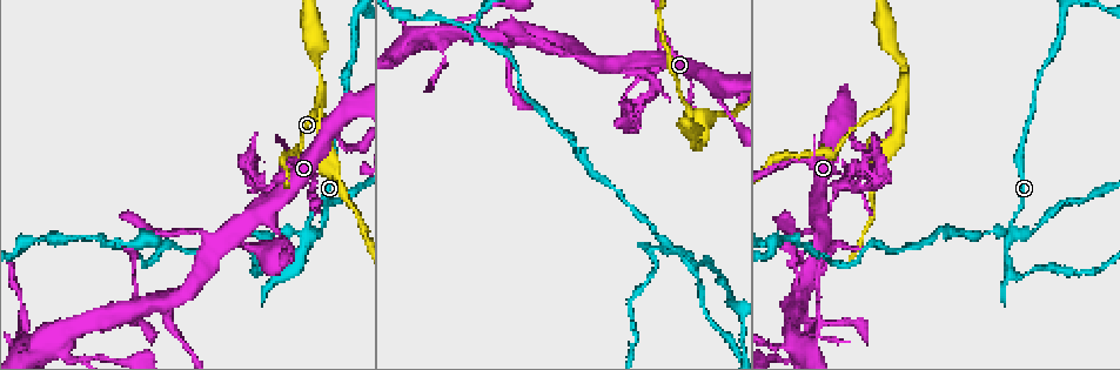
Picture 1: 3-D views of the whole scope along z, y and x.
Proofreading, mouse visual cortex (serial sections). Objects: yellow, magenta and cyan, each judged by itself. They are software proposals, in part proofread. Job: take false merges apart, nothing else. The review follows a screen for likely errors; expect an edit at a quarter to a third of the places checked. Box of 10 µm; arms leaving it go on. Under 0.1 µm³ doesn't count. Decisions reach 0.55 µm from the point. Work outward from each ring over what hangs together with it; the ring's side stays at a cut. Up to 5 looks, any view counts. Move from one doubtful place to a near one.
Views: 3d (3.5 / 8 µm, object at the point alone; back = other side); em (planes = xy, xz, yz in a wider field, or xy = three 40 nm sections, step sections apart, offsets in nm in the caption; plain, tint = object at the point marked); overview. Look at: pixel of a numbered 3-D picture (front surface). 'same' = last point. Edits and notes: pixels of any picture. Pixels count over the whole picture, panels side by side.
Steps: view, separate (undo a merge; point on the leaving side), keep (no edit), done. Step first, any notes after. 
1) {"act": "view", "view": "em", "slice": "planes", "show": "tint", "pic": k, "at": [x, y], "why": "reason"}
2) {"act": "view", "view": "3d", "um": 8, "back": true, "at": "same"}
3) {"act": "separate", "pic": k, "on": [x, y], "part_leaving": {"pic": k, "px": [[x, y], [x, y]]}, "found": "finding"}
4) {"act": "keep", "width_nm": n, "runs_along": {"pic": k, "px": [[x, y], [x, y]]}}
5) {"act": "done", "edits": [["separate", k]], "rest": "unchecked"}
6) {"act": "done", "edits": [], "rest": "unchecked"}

{"act": "view", "view": "3d", "um": 3.5, "pic": 1, "at": [275, 199], "why": "three arms meet"}

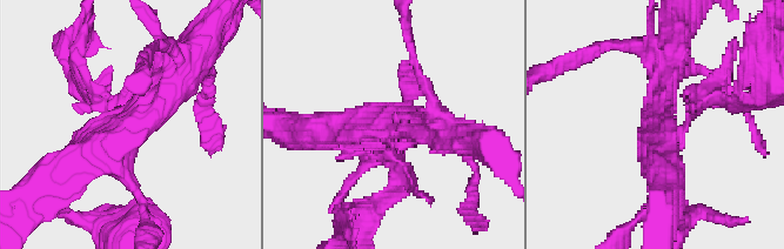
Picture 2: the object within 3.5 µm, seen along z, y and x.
{"act": "view", "view": "em", "slice": "xy", "step": 5, "show": "tint", "pic": 2, "at": [658, 123], "why": "need the tissue"}

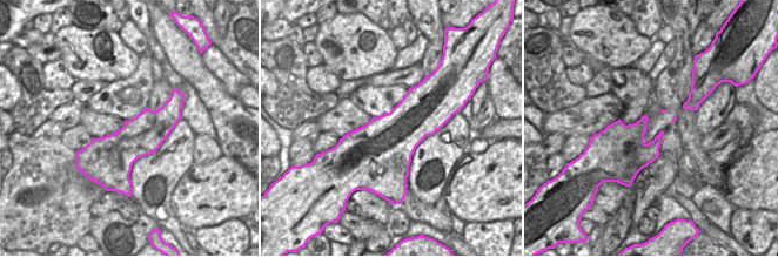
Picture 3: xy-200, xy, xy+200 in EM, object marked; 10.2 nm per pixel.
{"act": "keep", "runs_along": {"pic": 2, "px": [[187, 64], [108, 147], [65, 172]]}, "found": "one cell here"}

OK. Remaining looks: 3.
{"act": "view", "view": "3d", "um": 3.5, "pic": 1, "at": [685, 251], "why": "thick turns thin"}

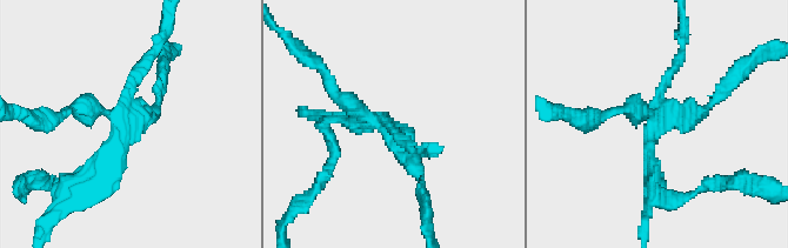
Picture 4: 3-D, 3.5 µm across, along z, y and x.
{"act": "view", "view": "em", "slice": "xy", "step": 2, "show": "tint", "pic": 4, "at": [388, 129], "why": "now the EM"}

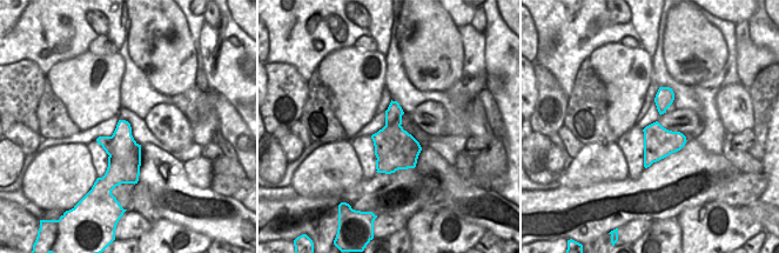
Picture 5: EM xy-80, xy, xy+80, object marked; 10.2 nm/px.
{"act": "view", "view": "em", "slice": "planes", "show": "tint", "at": "same", "why": "another direction"}

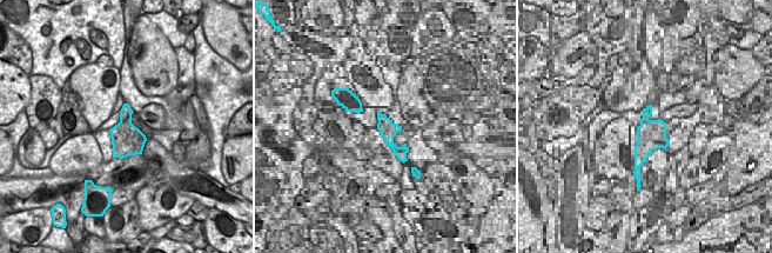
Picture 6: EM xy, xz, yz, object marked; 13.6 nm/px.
{"act": "separate", "pic": 4, "on": [633, 99], "width_nm": 420, "part_leaving": {"pic": 4, "px": [[660, 101], [654, 115], [618, 108], [594, 119]]}, "found": "a second cell is stuck on"}

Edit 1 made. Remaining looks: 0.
{"act": "done", "edits": [["separate", 4]], "rest": "unchecked"}

